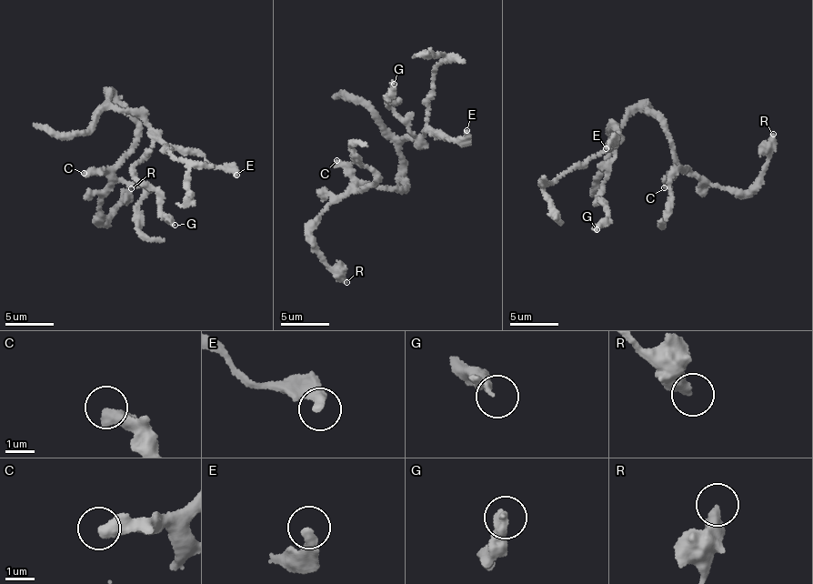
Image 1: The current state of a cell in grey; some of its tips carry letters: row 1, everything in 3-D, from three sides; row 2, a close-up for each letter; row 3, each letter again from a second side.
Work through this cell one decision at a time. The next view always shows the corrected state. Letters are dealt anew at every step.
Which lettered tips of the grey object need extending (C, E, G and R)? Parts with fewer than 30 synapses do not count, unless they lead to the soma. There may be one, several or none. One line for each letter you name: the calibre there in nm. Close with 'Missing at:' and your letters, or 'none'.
Missing at: none

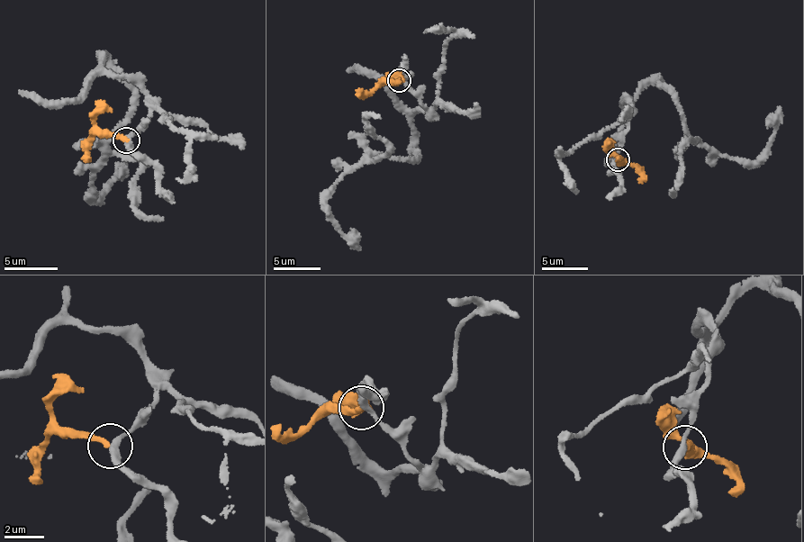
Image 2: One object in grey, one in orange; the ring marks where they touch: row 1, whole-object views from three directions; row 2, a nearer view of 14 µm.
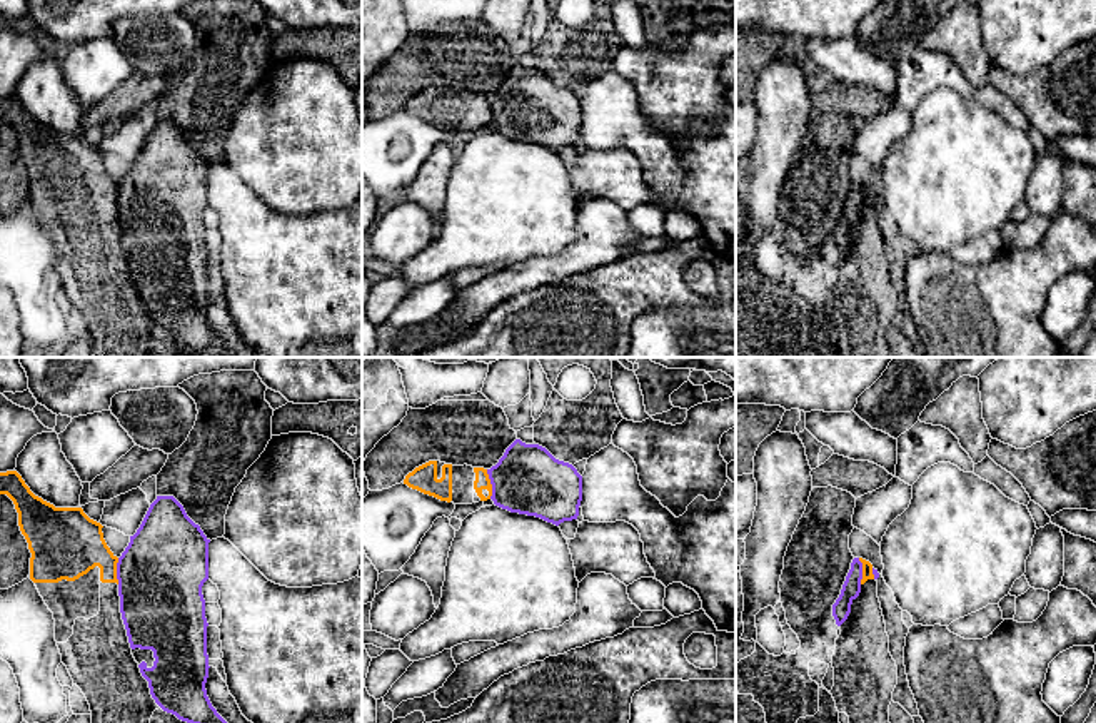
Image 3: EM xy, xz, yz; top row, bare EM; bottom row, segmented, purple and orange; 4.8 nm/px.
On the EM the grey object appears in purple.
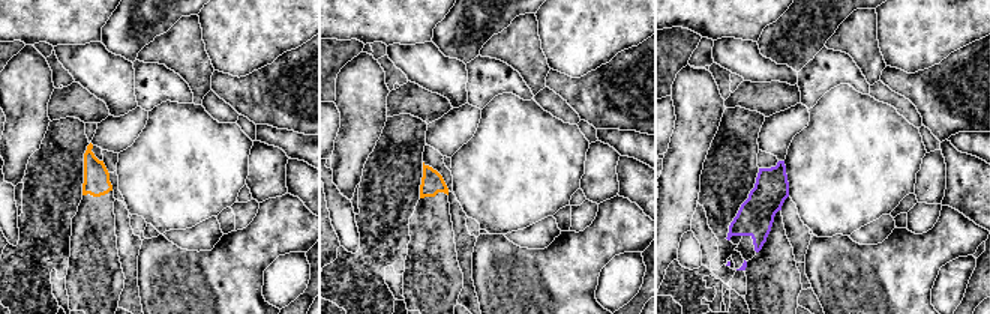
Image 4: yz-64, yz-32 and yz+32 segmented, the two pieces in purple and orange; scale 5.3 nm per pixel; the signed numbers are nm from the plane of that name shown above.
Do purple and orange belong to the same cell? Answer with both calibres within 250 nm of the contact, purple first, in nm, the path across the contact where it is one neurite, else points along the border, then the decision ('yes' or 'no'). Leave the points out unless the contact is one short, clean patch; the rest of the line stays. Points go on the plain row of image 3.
340 nm thick on the purple side, 70 nm on the other; border along xz (486, 96), (491, 106), (491, 124); no

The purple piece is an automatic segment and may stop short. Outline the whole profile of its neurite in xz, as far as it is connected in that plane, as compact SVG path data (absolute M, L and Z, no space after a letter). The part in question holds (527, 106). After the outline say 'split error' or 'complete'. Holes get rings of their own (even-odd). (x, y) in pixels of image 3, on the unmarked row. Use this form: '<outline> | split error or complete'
M515 65L487 100L492 110L490 125L502 135L556 152L579 142L582 102L539 70Z | complete

